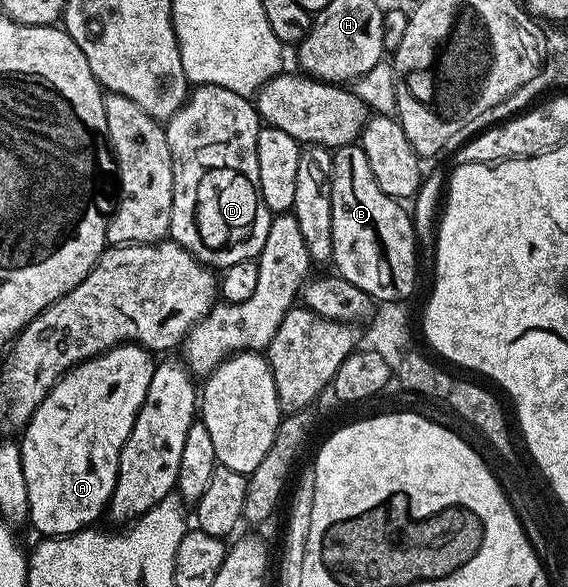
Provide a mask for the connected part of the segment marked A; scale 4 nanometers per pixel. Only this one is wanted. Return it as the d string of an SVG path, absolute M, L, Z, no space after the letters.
M127 344L90 358L73 366L44 396L36 412L21 431L20 445L24 480L28 483L29 525L39 530L39 535L62 538L95 525L98 517L110 505L110 497L116 488L118 461L124 440L132 432L134 417L144 404L148 384L152 384L152 372L156 365L151 351L143 346Z

